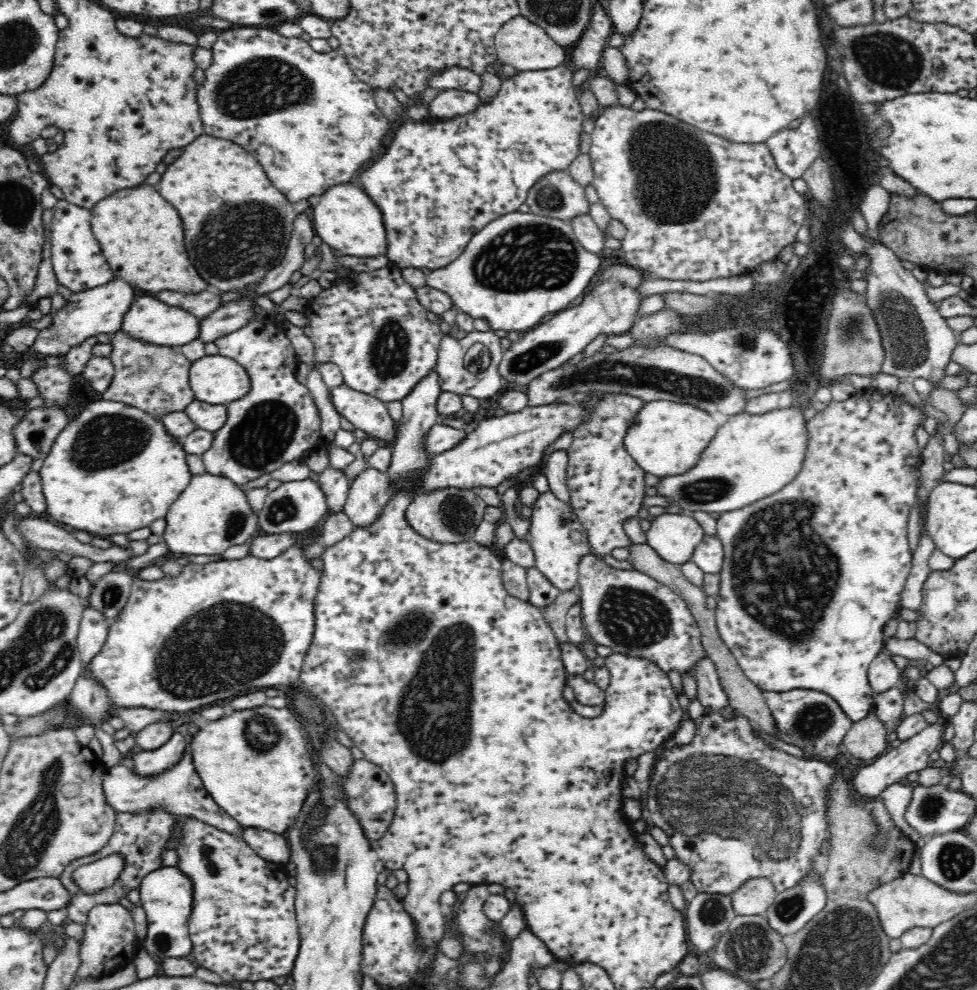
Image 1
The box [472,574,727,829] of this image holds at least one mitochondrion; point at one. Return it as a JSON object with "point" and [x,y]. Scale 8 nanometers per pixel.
{"point":[631,617]}

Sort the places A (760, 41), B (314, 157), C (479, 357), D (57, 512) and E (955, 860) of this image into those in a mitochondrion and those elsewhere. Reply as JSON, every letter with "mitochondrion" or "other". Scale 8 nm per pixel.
{"A":"other","B":"other","C":"mitochondrion","D":"other","E":"mitochondrion"}

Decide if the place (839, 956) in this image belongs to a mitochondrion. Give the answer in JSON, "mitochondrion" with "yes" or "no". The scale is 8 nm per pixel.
{"mitochondrion":"yes"}

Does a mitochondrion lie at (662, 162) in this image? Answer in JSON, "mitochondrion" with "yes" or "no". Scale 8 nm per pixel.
{"mitochondrion":"yes"}

